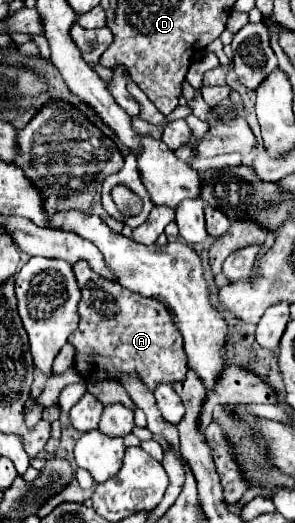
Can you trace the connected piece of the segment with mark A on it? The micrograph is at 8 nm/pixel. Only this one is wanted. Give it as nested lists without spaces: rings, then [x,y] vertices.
[[[78,261],[72,269],[82,299],[78,305],[80,325],[68,341],[76,349],[74,365],[84,381],[118,381],[122,373],[136,371],[152,391],[158,383],[176,383],[186,377],[184,343],[164,303],[136,295],[120,283],[100,277],[92,271],[88,261]]]

